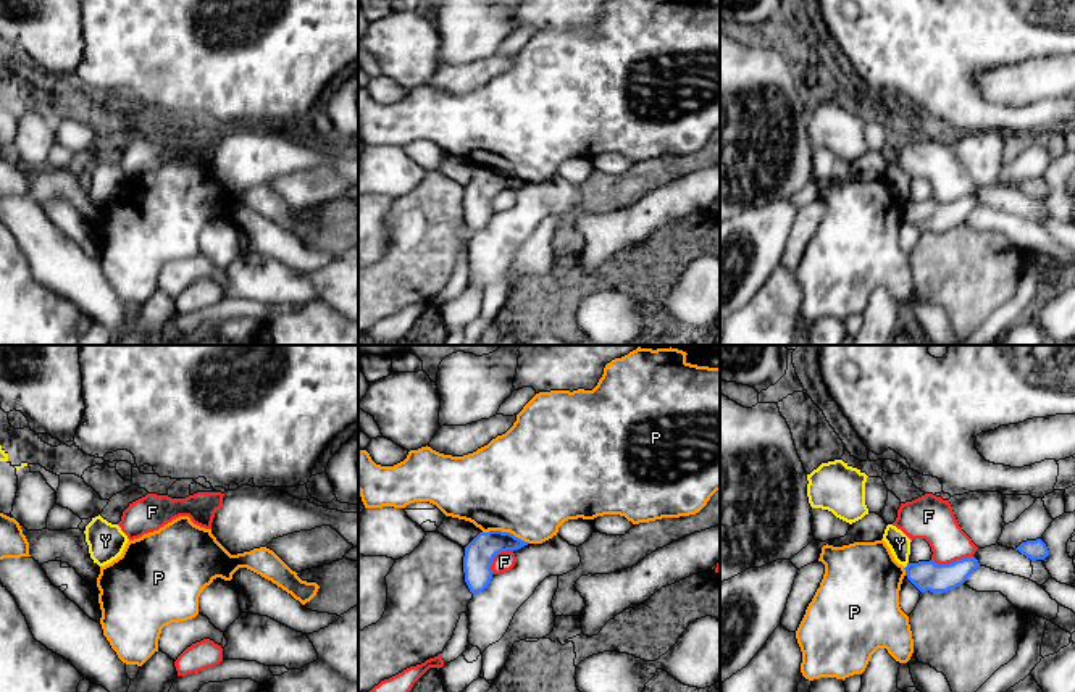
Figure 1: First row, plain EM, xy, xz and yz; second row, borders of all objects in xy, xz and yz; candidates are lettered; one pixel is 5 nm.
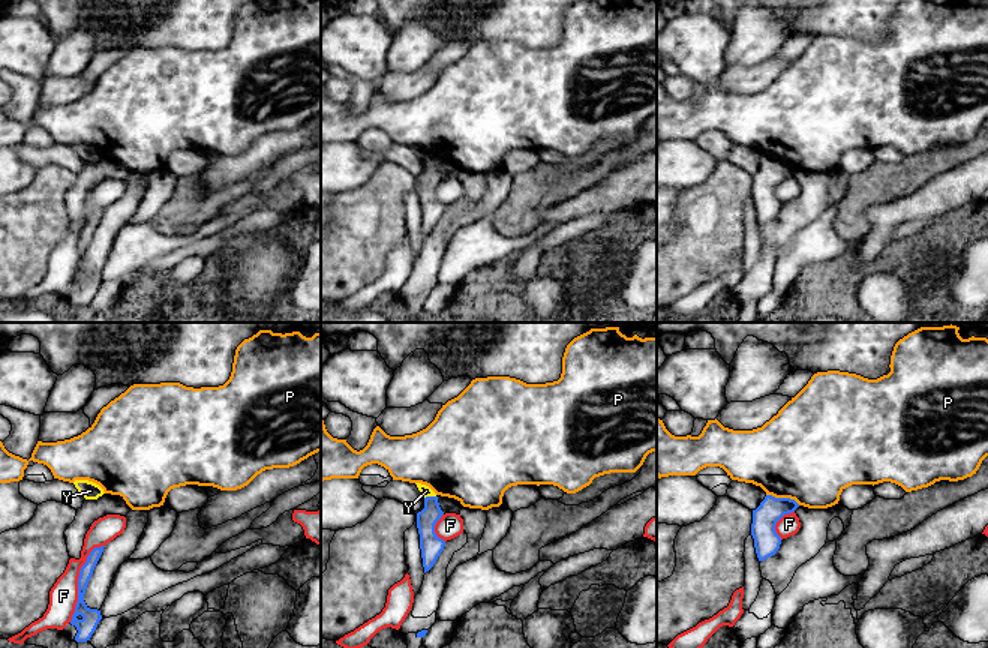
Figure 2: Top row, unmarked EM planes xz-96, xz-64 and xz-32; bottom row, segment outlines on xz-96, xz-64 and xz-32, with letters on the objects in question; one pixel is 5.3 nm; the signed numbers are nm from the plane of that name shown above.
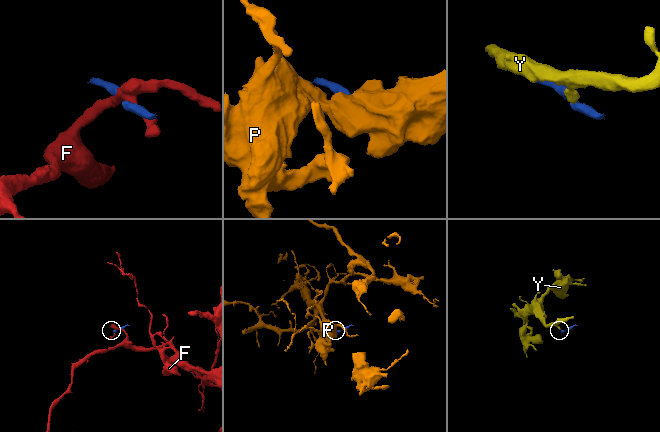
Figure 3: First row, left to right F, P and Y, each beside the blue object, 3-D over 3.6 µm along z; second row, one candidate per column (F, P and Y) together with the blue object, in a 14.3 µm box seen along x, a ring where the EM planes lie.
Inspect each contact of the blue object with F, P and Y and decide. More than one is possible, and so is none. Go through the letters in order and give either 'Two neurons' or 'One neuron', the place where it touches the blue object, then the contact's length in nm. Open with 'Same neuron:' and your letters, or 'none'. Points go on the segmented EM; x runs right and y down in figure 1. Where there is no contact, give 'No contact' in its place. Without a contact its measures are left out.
Same neuron: none
F: Two neurons. Touches blue at yz (953, 562). Shared border 220 nm
P: Two neurons. Touches blue at xz (506, 533). Shared border 240 nm
Y: Two neurons. Touches blue at yz (907, 565). Shared border 40 nm

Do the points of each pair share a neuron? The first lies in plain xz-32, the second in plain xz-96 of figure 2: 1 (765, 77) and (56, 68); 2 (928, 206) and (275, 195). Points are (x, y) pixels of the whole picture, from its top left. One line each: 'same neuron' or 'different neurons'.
1: different neurons
2: same neuron

